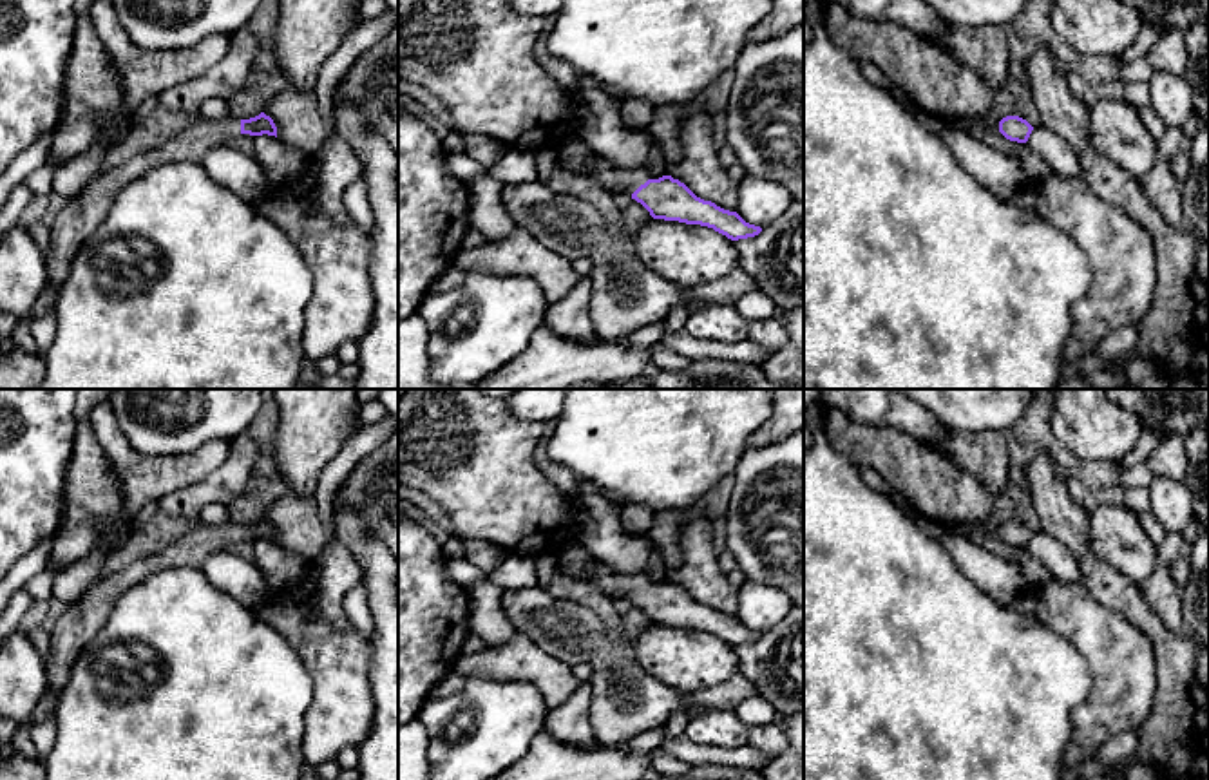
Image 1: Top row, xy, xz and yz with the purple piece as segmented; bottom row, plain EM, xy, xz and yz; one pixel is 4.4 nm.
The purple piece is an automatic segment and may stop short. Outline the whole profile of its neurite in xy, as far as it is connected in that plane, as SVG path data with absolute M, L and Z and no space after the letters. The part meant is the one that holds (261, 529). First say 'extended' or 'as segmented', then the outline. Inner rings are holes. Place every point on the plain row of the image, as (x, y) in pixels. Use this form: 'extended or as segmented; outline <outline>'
extended; outline M264 518L250 525L208 527L197 523L177 543L100 577L76 603L67 606L51 628L51 650L43 661L47 690L54 695L62 693L78 655L107 623L116 599L125 590L161 568L199 568L212 554L226 552L241 539L277 543L277 532Z

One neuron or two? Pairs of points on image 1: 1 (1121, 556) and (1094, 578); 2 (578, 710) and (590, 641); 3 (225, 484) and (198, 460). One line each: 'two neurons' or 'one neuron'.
1: two neurons
2: two neurons
3: two neurons

